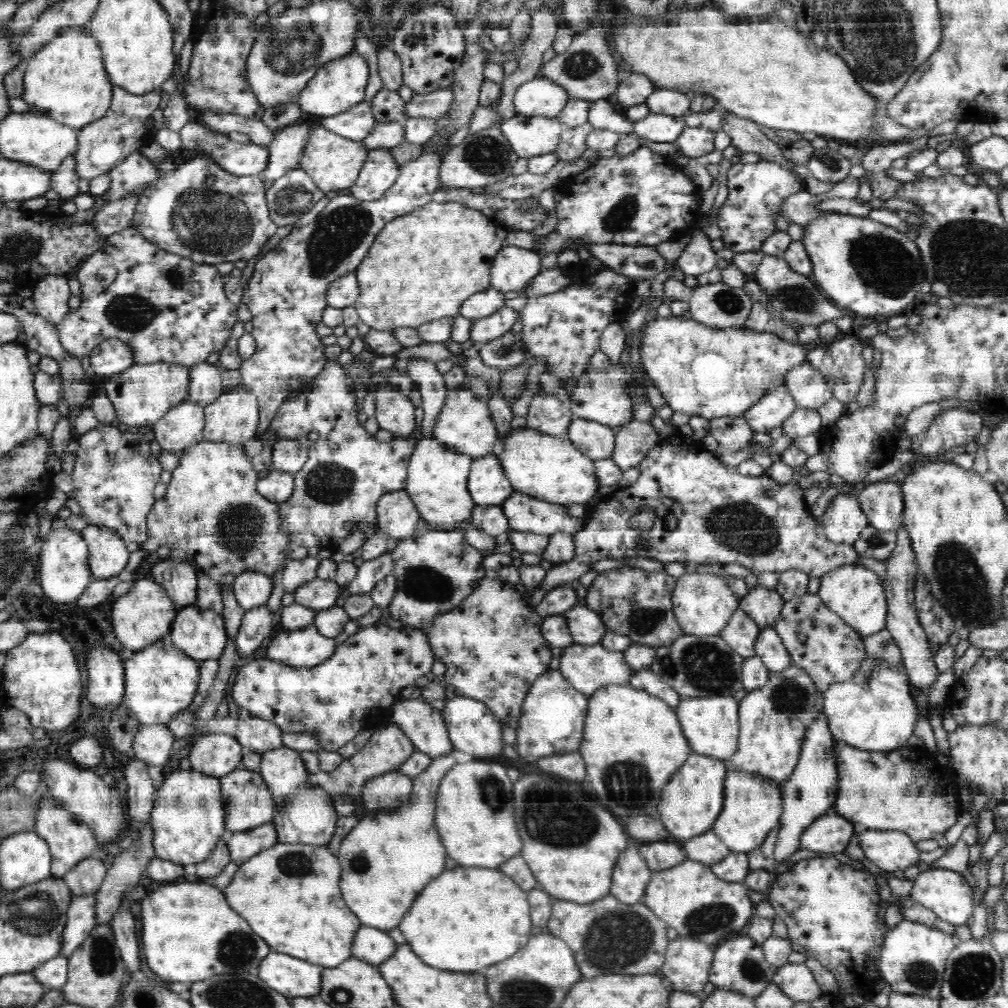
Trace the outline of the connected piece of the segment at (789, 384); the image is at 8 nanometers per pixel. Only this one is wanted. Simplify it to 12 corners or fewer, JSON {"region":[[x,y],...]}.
{"region":[[808,361],[788,372],[784,386],[800,409],[833,398],[826,376]]}

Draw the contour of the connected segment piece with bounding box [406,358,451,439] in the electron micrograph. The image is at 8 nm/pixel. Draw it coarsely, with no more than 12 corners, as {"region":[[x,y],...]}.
{"region":[[406,362],[406,374],[422,395],[420,437],[432,439],[451,391],[436,365]]}

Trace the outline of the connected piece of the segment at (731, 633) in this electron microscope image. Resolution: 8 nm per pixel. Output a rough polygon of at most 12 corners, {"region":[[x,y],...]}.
{"region":[[738,608],[719,636],[743,658],[757,655],[760,630]]}

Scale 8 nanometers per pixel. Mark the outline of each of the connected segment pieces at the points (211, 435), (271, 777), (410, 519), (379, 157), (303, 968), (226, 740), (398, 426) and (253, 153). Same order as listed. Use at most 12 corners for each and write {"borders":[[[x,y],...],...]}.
{"borders":[[[231,388],[203,410],[204,441],[257,438],[259,403]],[[283,746],[261,755],[259,773],[276,808],[307,783],[297,750]],[[405,490],[383,494],[379,531],[402,541],[420,516]],[[368,149],[352,196],[375,201],[391,190],[400,166],[389,149]],[[272,952],[257,974],[290,999],[319,995],[324,969]],[[206,733],[192,741],[191,770],[224,777],[243,758],[240,742]],[[390,383],[376,388],[376,419],[396,440],[417,429],[414,404]],[[200,120],[179,130],[181,148],[200,150],[235,175],[260,174],[269,147],[237,143]]]}

